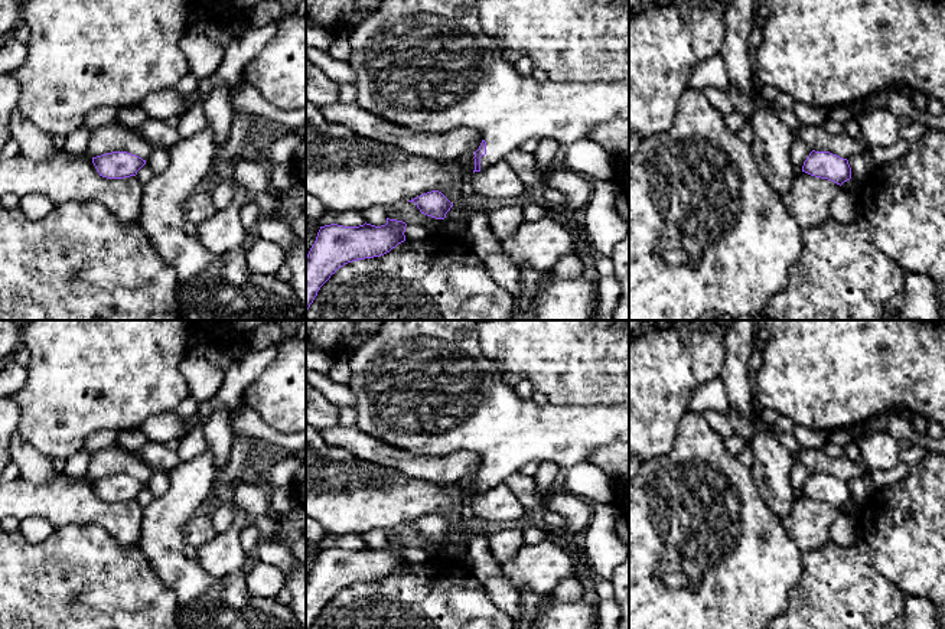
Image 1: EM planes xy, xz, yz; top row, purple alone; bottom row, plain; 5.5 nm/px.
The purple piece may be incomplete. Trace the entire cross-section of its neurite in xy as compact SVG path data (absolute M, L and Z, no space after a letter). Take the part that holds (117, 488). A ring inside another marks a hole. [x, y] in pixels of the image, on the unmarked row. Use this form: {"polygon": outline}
{"polygon": "M113 475L92 480L92 486L100 499L107 502L124 502L136 499L146 488L146 483L127 475Z"}

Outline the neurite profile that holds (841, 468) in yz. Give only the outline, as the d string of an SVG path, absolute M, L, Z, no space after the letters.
M802 449L792 457L808 467L811 473L830 475L847 483L867 472L863 465L850 460L845 454L837 459L828 457L824 449Z

